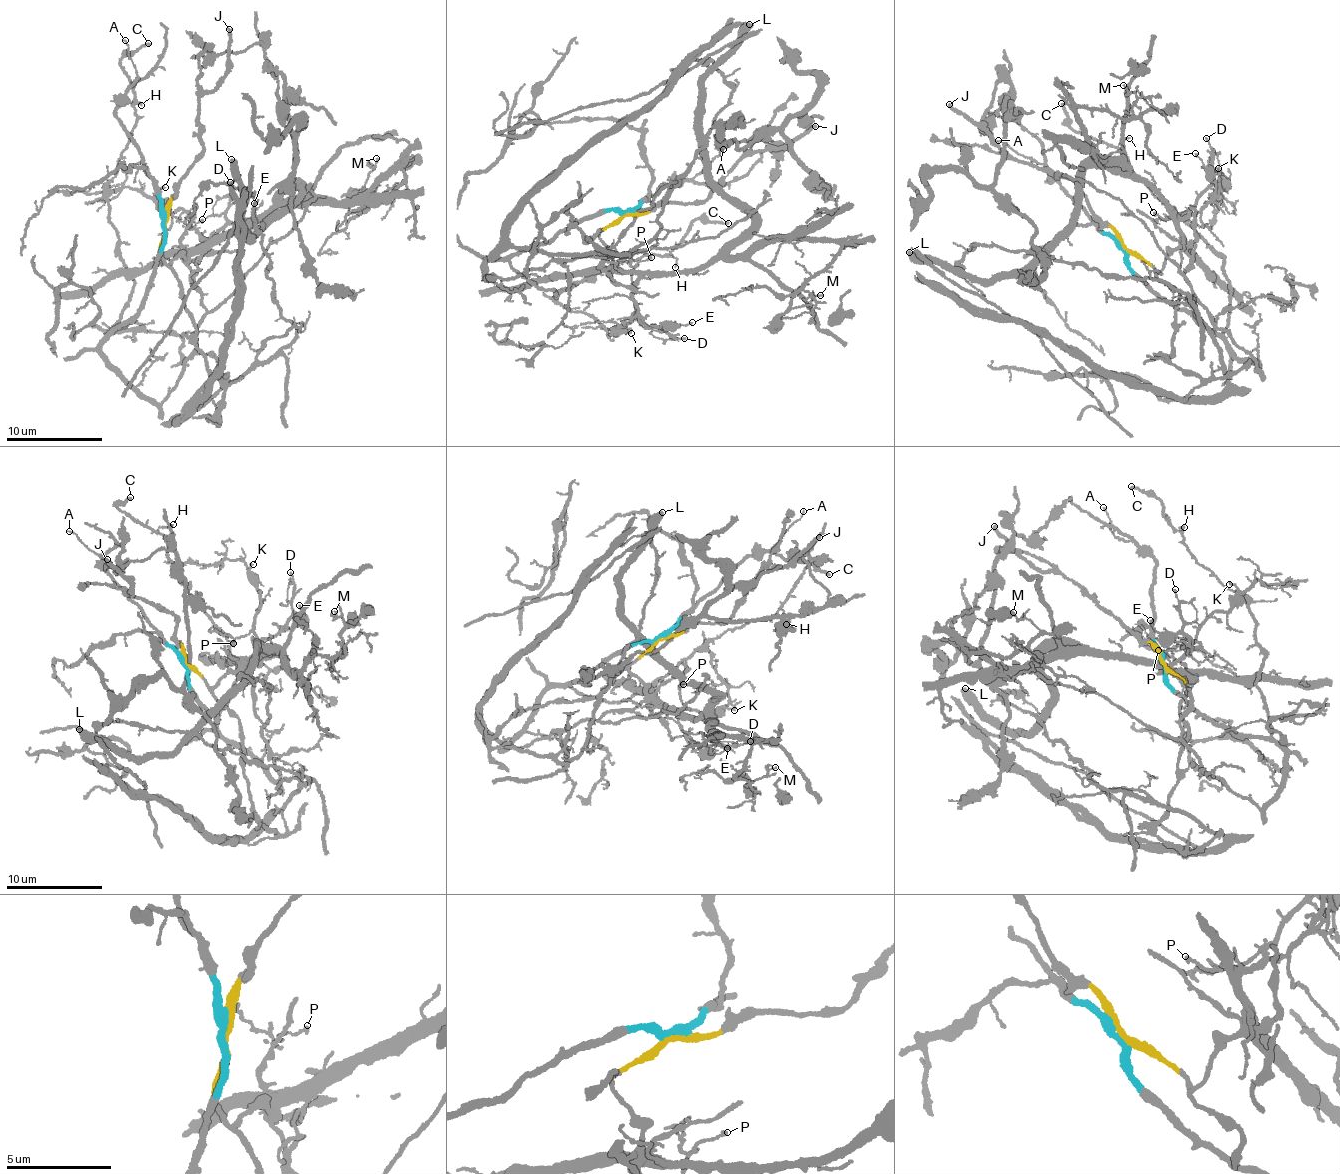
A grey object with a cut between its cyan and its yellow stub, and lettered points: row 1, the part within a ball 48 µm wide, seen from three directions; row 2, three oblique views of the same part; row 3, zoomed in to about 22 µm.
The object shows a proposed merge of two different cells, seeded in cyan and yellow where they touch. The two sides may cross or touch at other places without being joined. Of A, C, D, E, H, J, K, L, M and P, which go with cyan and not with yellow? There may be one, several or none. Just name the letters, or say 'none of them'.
A, C, H

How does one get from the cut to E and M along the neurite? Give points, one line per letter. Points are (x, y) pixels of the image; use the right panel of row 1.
E: (1125, 248), (1161, 270), (1170, 251), (1178, 246), (1178, 223), (1203, 210), (1213, 196), (1215, 183), (1194, 154)
M: (1125, 248), (1157, 271), (1181, 235), (1141, 179), (1085, 145), (1076, 108), (1135, 118), (1149, 105), (1123, 85)

